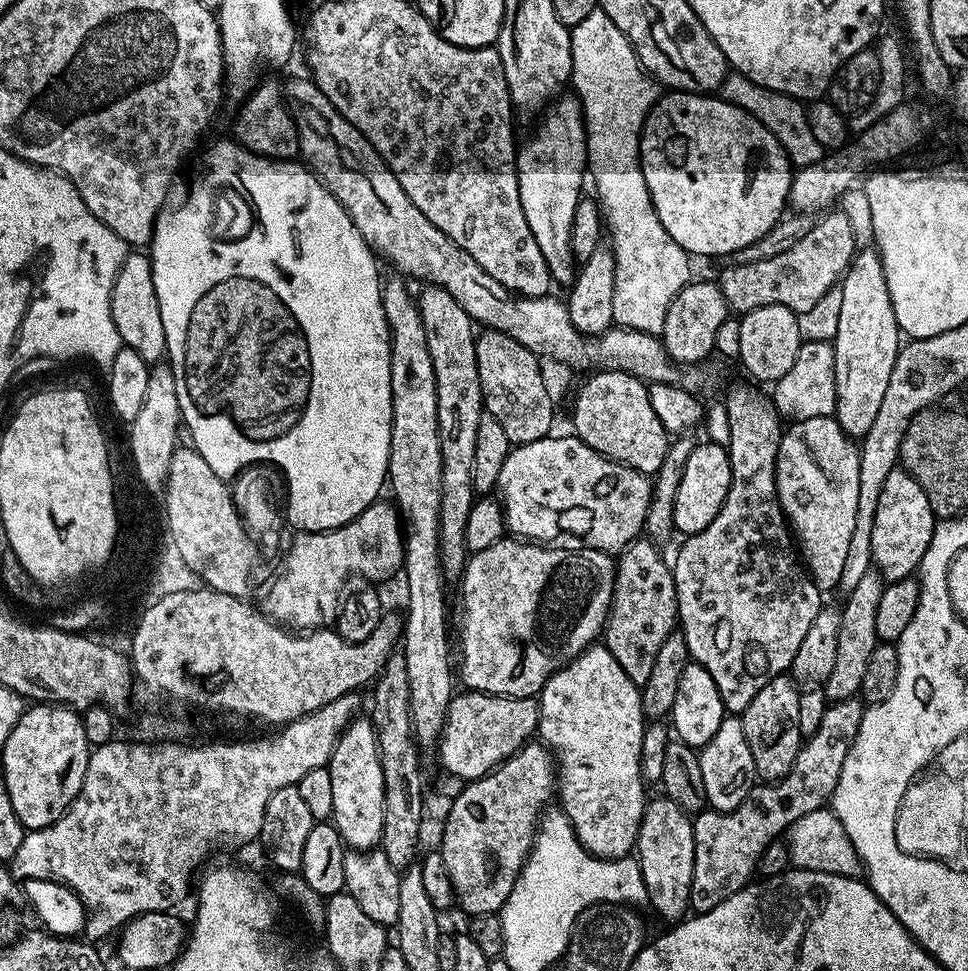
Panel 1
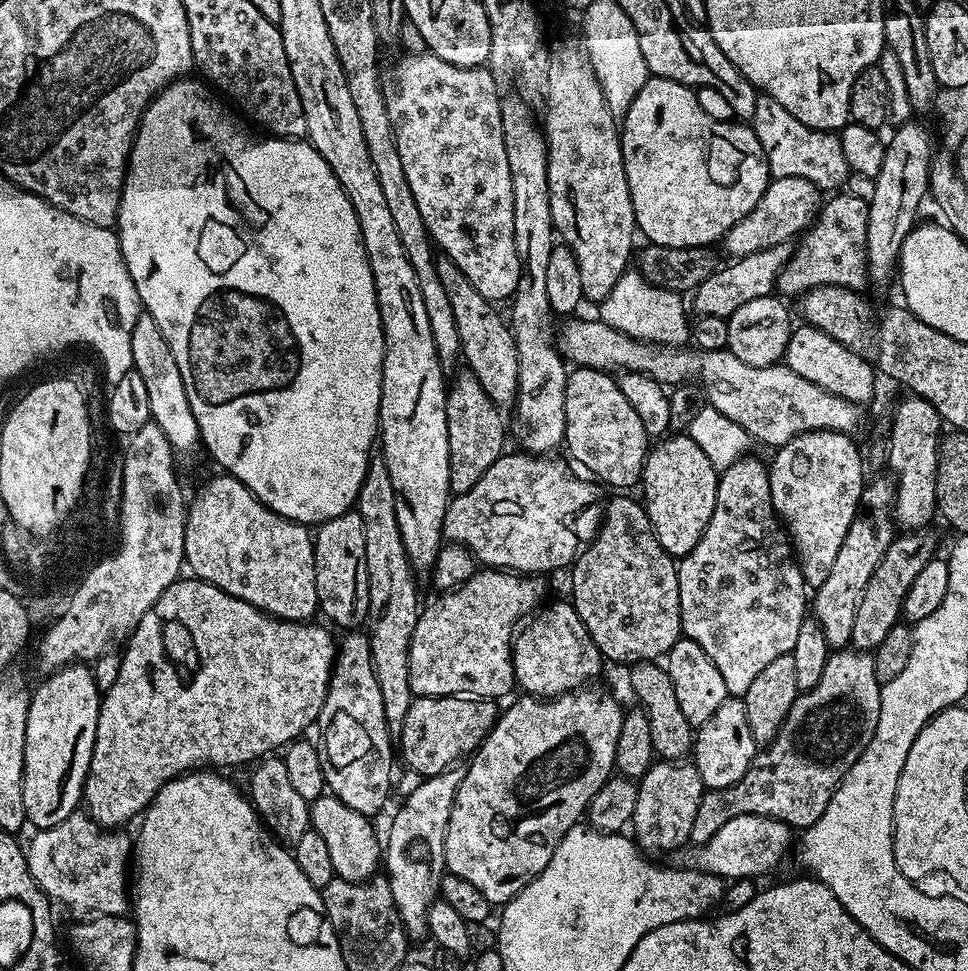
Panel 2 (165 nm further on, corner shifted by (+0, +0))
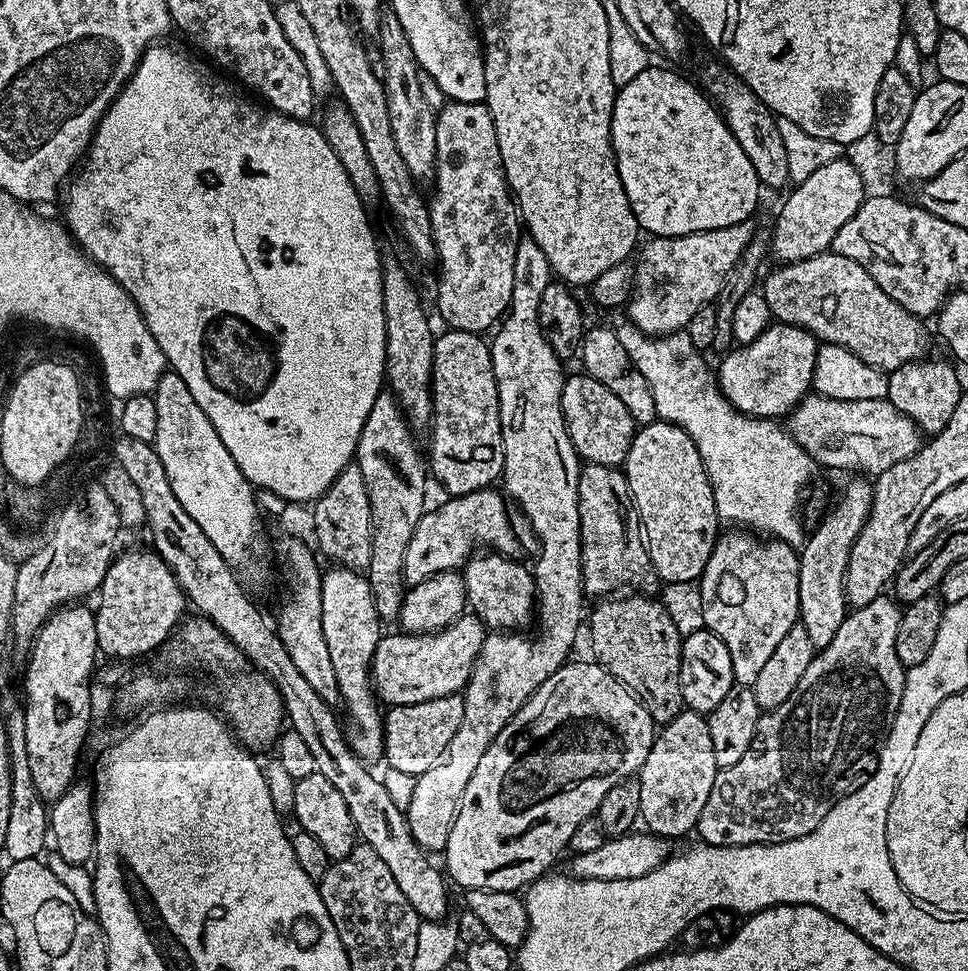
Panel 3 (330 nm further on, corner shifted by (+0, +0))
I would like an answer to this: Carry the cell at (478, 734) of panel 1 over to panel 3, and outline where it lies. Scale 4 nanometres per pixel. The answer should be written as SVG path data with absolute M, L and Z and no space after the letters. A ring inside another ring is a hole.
M463 695L443 696L417 704L394 704L383 713L384 755L387 767L415 777L426 774L442 758L450 738L462 726Z

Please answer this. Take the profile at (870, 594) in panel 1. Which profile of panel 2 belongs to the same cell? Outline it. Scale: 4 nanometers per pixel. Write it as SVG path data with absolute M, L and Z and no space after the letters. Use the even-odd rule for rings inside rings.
M931 527L905 531L897 535L886 554L882 554L882 562L878 562L874 574L870 574L870 582L866 582L866 590L862 590L858 611L854 614L851 642L853 649L876 649L880 642L885 641L890 628L901 623L902 602L906 598L906 590L910 590L914 578L918 578L922 566L926 566L926 562L930 562L937 555L936 536L932 531Z

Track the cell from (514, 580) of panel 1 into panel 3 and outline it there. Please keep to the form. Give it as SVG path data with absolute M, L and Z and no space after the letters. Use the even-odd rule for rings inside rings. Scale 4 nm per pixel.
M465 614L440 632L399 635L381 635L372 659L373 689L388 706L455 696L467 688L468 679L472 676L472 664L480 652L486 629L479 616Z

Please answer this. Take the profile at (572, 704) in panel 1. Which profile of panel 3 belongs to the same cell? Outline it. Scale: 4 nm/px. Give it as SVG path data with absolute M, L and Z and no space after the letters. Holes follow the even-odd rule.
M476 554L462 569L468 608L479 616L485 629L520 630L531 616L533 619L538 604L536 581L532 579L531 571L527 567L524 569L518 561L519 559L499 554Z

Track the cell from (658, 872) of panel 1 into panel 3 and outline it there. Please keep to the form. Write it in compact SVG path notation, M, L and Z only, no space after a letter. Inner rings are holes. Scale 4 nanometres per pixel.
M680 711L655 733L650 754L646 754L646 762L638 773L643 827L665 838L691 833L702 814L702 806L706 806L706 798L710 798L717 771L707 719L699 712Z

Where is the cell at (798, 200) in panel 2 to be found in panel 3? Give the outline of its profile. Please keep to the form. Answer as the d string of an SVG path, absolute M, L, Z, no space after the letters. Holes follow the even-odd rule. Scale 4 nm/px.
M747 219L734 226L722 226L718 230L695 232L685 236L652 236L639 249L634 260L632 295L626 305L627 319L647 336L667 336L669 332L684 330L700 307L711 305L726 282L726 274L738 262L742 250L752 241L753 221Z

